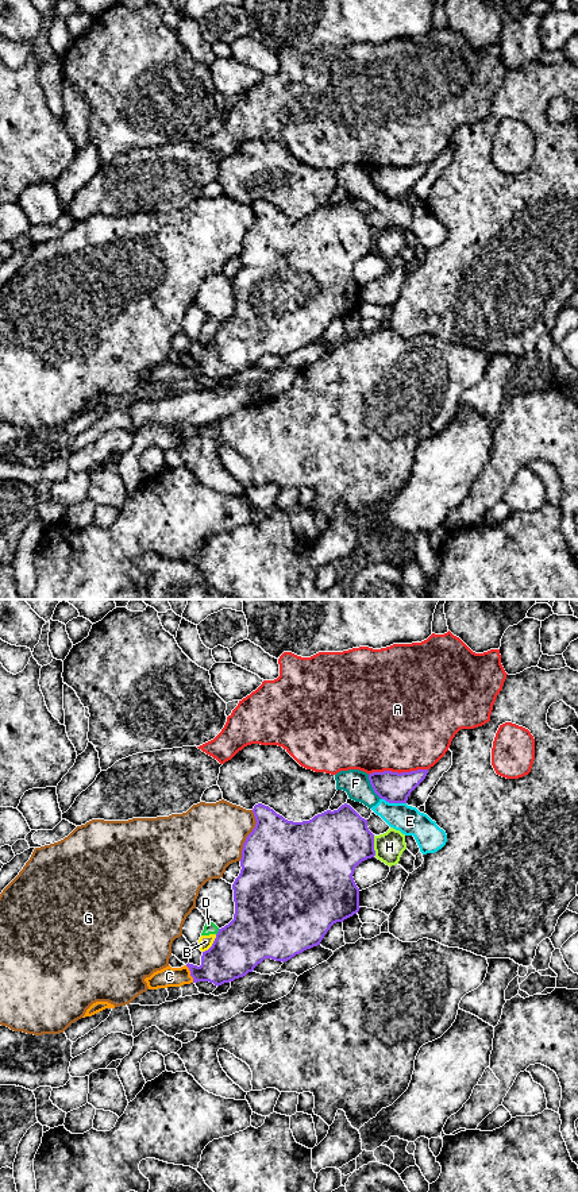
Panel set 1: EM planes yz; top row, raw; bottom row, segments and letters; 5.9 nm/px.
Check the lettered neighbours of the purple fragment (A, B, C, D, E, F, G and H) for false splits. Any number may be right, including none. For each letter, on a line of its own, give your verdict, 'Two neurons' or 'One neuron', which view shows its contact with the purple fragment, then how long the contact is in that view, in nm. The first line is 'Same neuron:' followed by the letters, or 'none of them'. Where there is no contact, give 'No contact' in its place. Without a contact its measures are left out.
Same neuron: C
A: Two neurons. Touches purple in yz. Shared border 360 nm
B: Two neurons. Touches purple in yz. Shared border 140 nm
C: One neuron. Touches purple in yz. Shared border 120 nm
D: Two neurons. Touches purple in yz. Shared border 40 nm
E: Two neurons. Touches purple in yz. Shared border 160 nm
F: Two neurons. Touches purple in yz. Shared border 170 nm
G: Two neurons. Touches purple in yz. Shared border 320 nm
H: Two neurons. Touches purple in yz. Shared border 120 nm

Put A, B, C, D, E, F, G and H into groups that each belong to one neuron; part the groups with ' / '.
A / B D / C / E F / G / H

